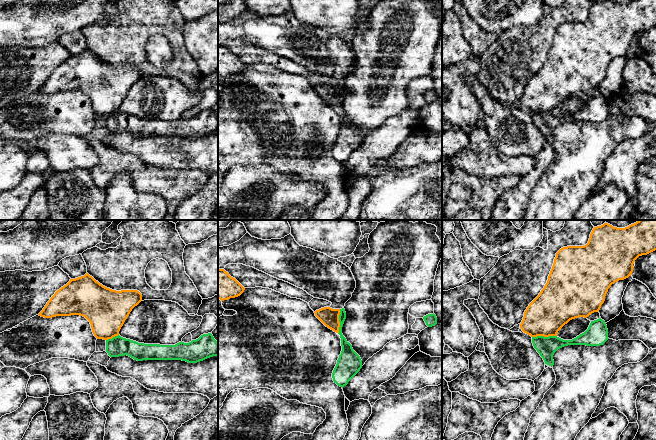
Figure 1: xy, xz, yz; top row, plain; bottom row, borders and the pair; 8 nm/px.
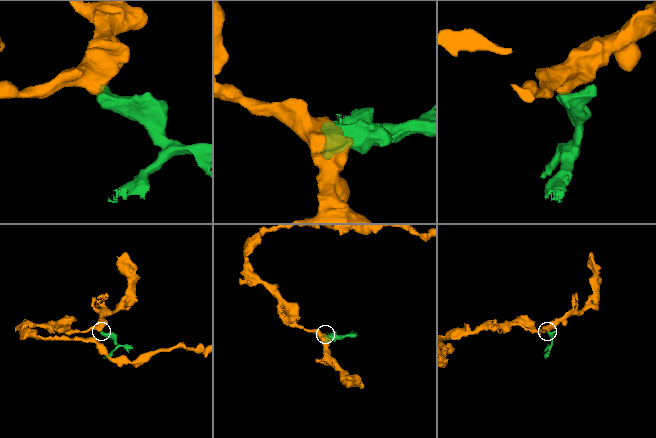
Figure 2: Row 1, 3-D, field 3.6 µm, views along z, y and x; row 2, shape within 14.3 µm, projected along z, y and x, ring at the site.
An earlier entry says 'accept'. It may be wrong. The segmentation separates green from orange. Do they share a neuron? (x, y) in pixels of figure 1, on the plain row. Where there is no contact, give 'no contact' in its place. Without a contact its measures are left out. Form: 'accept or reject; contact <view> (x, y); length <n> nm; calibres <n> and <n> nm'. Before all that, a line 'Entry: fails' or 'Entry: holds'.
Entry: fails
reject; contact yz (543, 112); length 200 nm; calibres 160 and 320 nm

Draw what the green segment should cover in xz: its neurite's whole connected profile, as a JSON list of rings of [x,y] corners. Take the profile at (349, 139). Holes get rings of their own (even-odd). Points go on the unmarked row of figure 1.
[[[340,85],[339,91],[339,111],[341,114],[342,127],[337,136],[337,140],[333,146],[332,154],[334,159],[340,163],[344,163],[362,144],[362,136],[360,132],[353,126],[352,121],[346,116],[342,110],[342,103],[346,95],[345,85]]]

